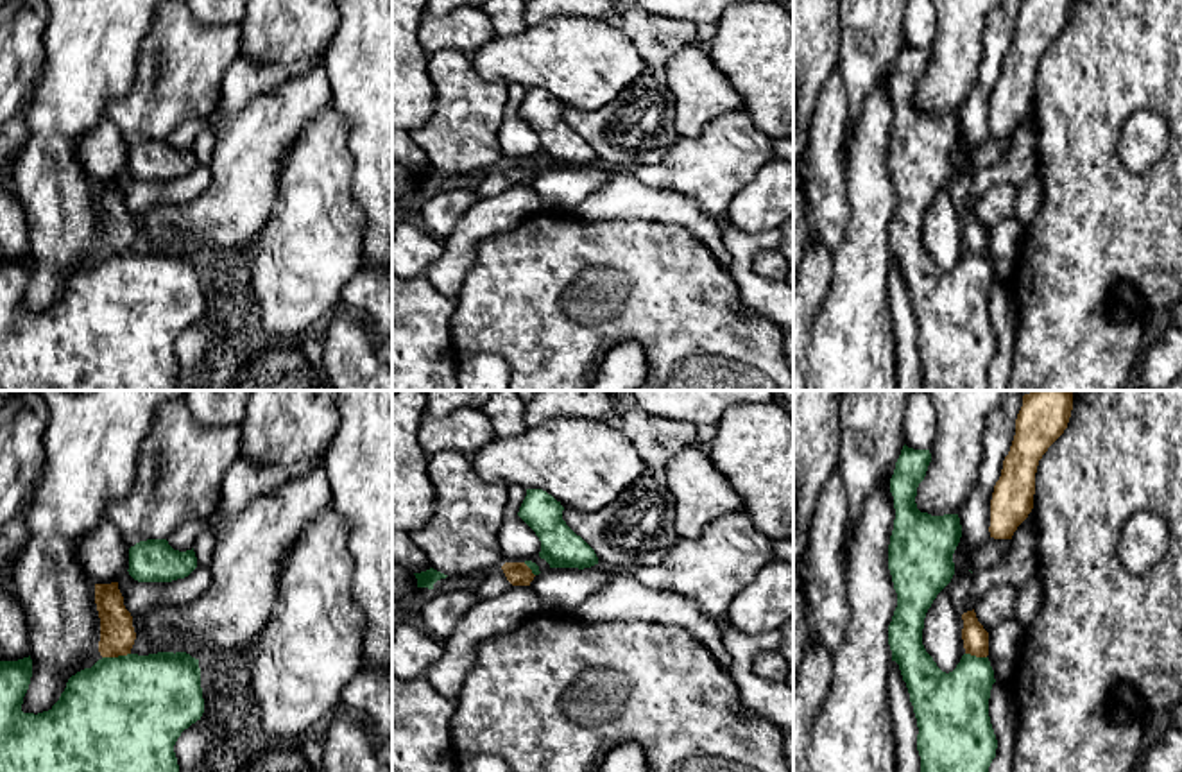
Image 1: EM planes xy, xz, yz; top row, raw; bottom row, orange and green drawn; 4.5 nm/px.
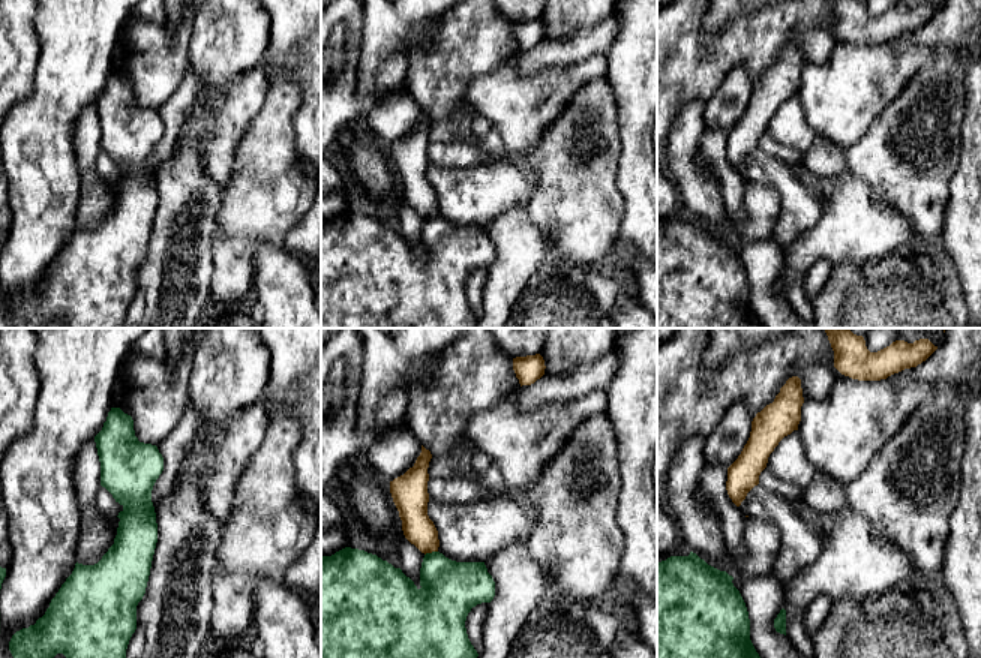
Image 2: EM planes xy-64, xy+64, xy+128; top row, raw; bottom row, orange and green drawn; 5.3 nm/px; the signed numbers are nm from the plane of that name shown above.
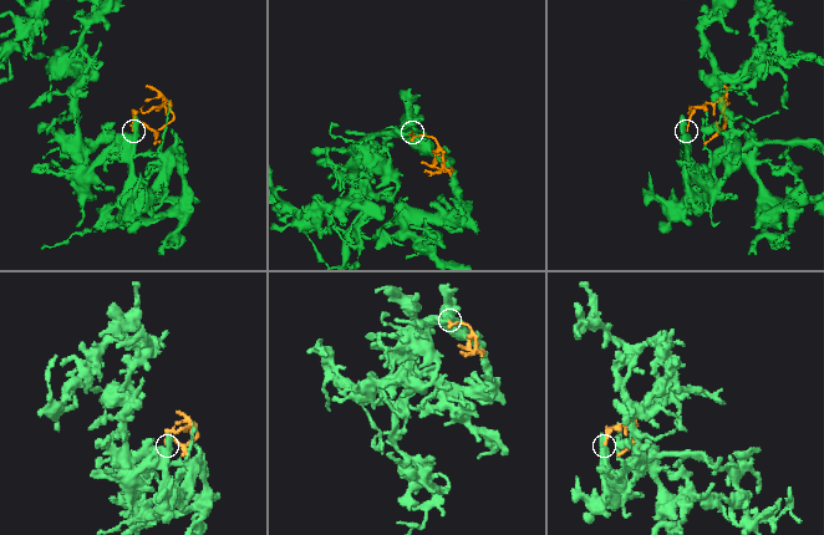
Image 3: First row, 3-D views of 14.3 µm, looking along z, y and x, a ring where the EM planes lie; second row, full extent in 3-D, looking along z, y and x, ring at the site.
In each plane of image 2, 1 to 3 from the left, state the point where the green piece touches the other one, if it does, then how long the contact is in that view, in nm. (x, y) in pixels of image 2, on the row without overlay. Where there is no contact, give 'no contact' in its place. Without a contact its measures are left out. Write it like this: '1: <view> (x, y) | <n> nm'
1: no contact
2: xy+64 (431, 216) | 80 nm
3: no contact

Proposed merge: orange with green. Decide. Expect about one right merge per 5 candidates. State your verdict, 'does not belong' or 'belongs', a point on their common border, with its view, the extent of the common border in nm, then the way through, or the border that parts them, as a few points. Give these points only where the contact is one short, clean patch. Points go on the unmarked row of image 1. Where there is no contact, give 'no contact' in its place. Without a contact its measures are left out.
does not belong; contact xy (115, 255); length 130 nm

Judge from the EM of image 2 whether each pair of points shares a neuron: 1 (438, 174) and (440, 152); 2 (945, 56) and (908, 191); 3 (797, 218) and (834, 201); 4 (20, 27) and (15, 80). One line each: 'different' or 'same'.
1: different
2: same
3: different
4: same

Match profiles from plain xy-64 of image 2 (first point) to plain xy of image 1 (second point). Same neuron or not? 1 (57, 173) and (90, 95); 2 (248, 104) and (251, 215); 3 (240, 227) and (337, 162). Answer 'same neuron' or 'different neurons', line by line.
1: same neuron
2: same neuron
3: same neuron

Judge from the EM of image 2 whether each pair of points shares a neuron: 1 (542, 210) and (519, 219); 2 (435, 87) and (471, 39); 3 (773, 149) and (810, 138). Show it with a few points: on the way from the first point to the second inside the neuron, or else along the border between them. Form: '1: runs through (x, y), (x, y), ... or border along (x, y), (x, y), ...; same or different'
1: border along (527, 206), (530, 219), (543, 233), (548, 246); different
2: runs through (444, 75), (462, 51); same
3: border along (767, 131), (776, 140), (803, 153); different

